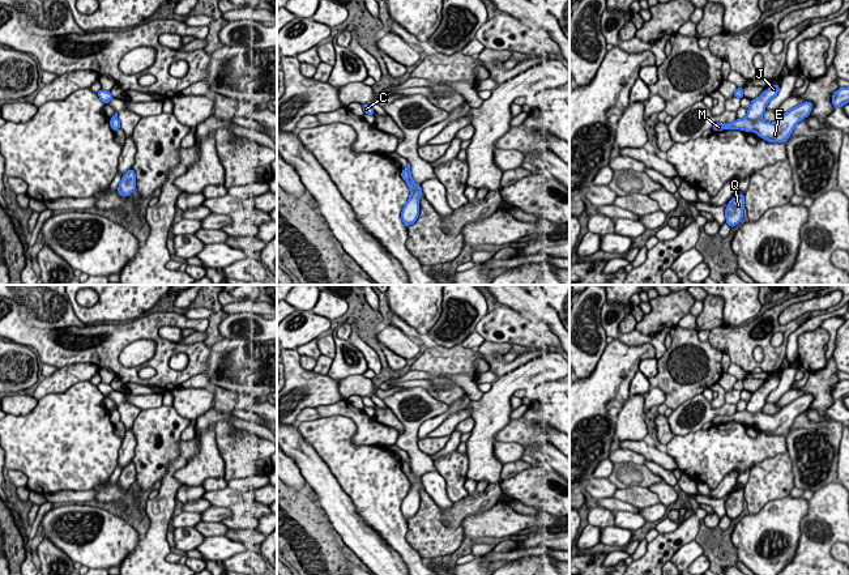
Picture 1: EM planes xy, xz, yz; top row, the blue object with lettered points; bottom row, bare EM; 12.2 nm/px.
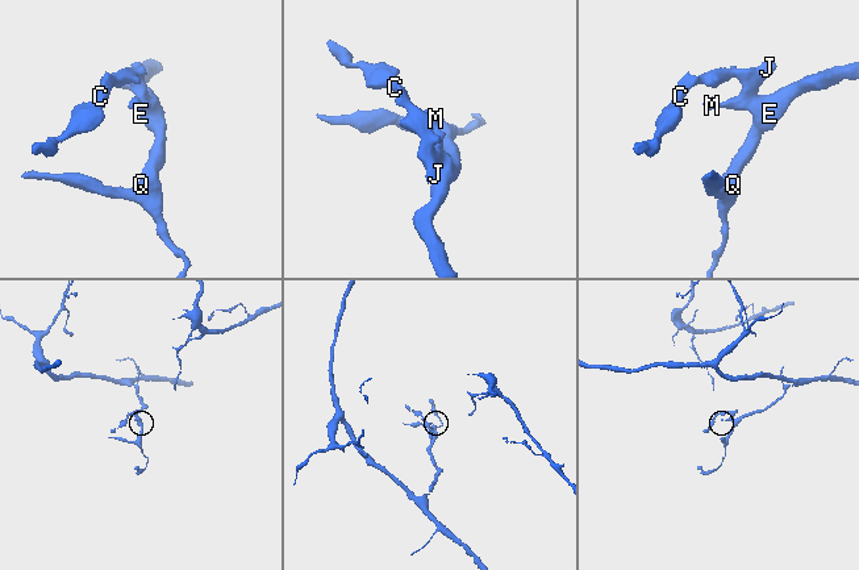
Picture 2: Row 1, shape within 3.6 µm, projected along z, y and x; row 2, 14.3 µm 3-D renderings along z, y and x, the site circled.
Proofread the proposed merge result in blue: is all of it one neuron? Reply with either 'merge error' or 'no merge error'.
merge error

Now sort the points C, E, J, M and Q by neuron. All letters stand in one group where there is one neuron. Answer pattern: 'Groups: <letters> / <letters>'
Groups: C J / E M Q

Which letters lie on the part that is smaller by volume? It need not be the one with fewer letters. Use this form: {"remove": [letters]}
{"remove": ["C", "J"]}

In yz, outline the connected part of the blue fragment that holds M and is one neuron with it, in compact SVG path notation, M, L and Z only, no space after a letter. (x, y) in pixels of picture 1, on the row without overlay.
M803 395L782 406L775 416L764 414L763 412L750 413L743 410L729 417L716 416L712 423L734 421L755 425L759 430L769 435L784 435L790 430L794 419L810 408L812 400L814 397L811 395Z

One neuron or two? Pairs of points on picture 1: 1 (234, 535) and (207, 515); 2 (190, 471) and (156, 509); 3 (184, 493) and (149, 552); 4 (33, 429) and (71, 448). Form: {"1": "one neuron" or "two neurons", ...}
{"1": "one neuron", "2": "two neurons", "3": "two neurons", "4": "one neuron"}

